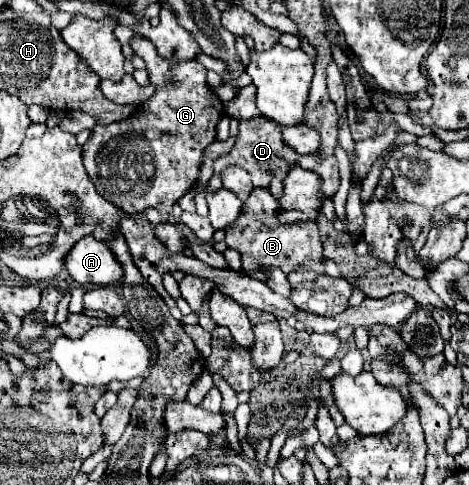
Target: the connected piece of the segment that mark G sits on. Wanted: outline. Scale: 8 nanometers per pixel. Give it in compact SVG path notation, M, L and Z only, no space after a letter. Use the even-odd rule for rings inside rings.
M140 35L130 39L130 47L144 59L150 81L158 89L134 109L130 119L92 129L92 137L84 143L84 167L96 191L120 211L142 213L148 207L156 207L162 213L170 213L172 205L194 189L204 149L216 141L216 125L224 105L208 87L206 69L198 61L170 65ZM170 79L174 85L168 85Z

